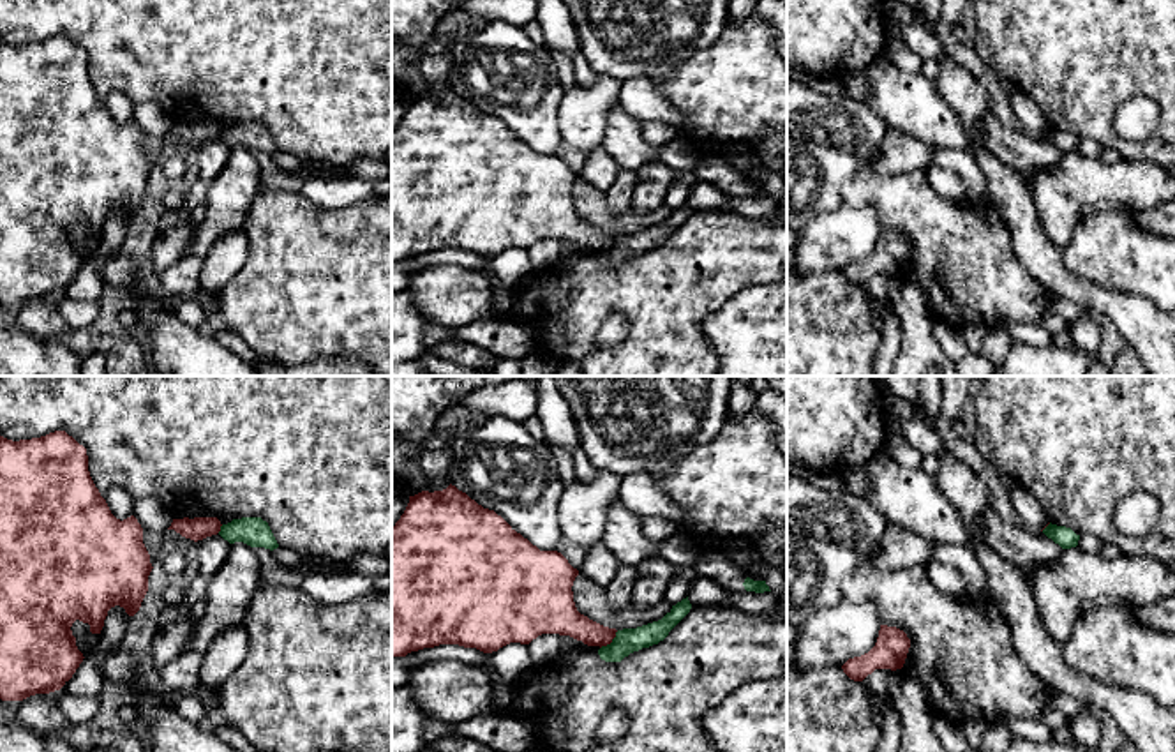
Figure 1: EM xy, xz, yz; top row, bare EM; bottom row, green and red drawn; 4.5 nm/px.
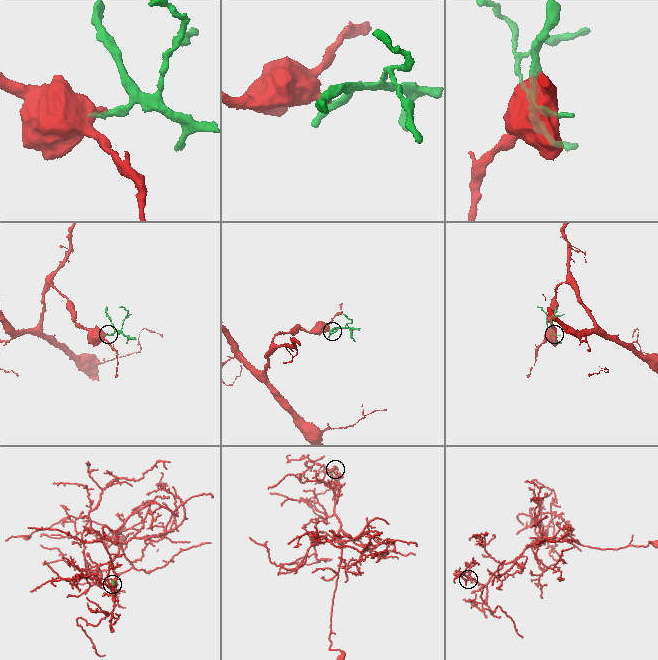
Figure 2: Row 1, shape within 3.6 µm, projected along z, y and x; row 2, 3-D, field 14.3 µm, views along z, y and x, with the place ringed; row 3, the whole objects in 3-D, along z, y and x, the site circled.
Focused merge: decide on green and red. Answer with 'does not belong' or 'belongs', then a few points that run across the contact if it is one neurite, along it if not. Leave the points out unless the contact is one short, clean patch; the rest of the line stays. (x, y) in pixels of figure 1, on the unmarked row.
does not belong; line xz (618, 235), (600, 253)

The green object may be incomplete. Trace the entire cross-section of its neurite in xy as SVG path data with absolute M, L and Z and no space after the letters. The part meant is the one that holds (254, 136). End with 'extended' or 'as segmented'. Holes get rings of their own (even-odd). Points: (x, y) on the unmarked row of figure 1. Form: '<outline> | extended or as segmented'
M261 122L233 124L221 131L219 139L229 148L243 147L251 152L265 152L270 155L279 152L268 127Z | as segmented

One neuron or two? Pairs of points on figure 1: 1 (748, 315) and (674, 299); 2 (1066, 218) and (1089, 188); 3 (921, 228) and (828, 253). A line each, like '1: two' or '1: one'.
1: two
2: one
3: two

